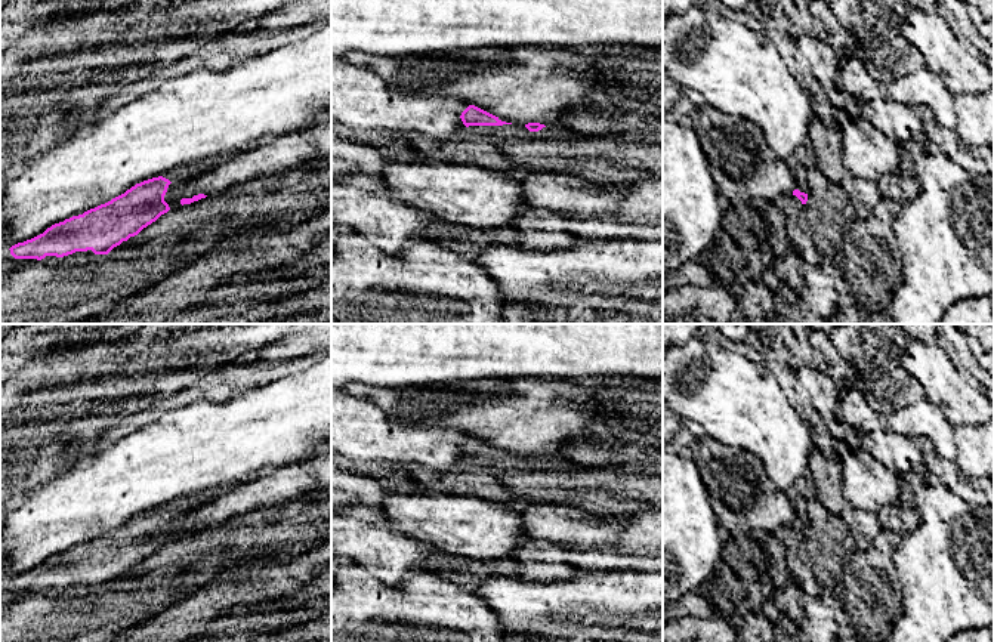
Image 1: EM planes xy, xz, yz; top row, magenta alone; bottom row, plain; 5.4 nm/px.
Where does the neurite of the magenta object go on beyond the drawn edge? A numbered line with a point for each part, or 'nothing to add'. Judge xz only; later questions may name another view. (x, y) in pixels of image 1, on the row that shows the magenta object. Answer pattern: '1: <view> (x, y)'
1: xz (508, 132)

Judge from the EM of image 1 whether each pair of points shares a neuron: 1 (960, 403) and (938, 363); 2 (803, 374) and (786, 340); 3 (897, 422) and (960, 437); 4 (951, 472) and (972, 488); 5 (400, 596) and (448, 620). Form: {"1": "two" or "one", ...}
{"1": "one", "2": "two", "3": "two", "4": "one", "5": "one"}

